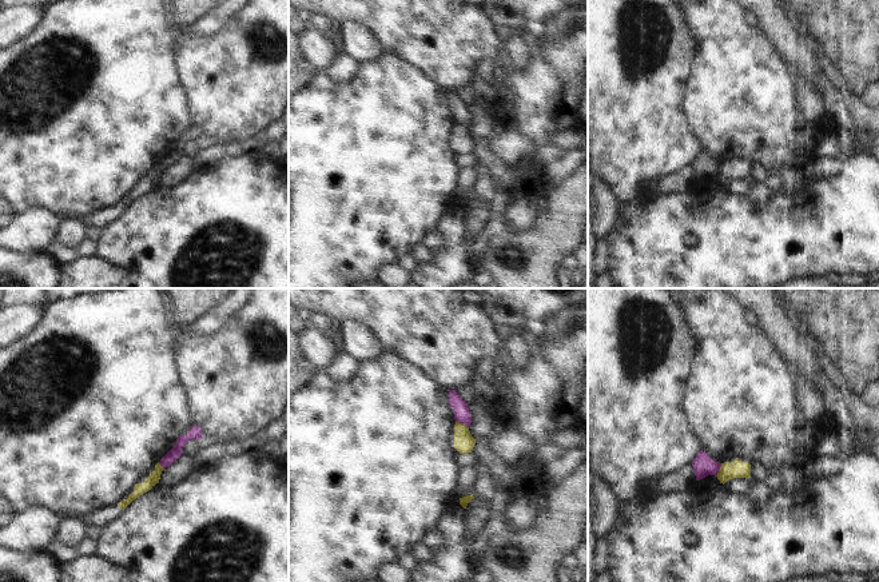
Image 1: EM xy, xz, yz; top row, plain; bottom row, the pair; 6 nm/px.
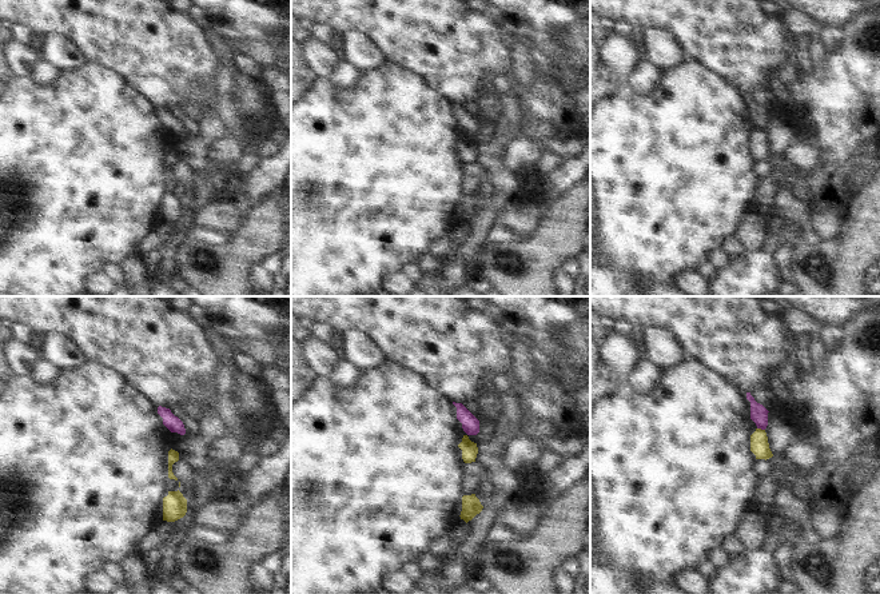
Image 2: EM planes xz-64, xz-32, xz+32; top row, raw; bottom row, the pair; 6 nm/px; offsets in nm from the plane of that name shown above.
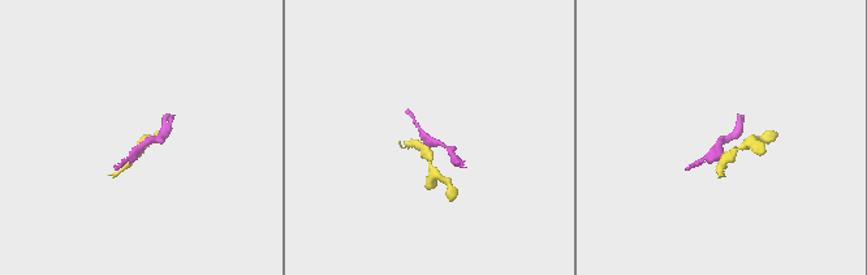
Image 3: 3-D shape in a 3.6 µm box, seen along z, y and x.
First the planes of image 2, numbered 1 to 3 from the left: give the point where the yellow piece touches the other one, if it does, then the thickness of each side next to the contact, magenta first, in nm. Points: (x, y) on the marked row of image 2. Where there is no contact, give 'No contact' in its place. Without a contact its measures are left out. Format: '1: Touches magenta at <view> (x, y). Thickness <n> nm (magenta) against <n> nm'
1: No contact
2: No contact
3: Touches magenta at xz+32 (761, 429). Thickness 110 nm (magenta) against 110 nm.

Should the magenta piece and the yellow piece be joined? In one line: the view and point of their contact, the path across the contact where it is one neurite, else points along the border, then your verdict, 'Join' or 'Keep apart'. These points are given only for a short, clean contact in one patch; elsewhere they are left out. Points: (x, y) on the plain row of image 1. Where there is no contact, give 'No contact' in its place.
Touches magenta at xz (462, 124). Boundary: xz (456, 122), (468, 128). Keep apart.

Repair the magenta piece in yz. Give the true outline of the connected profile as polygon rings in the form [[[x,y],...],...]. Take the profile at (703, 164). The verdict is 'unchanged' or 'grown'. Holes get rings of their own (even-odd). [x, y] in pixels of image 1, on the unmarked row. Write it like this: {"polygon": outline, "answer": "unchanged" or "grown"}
{"polygon": [[[700,151],[692,163],[695,170],[696,182],[700,182],[708,176],[717,176],[721,164],[715,163],[705,152]]], "answer": "unchanged"}

